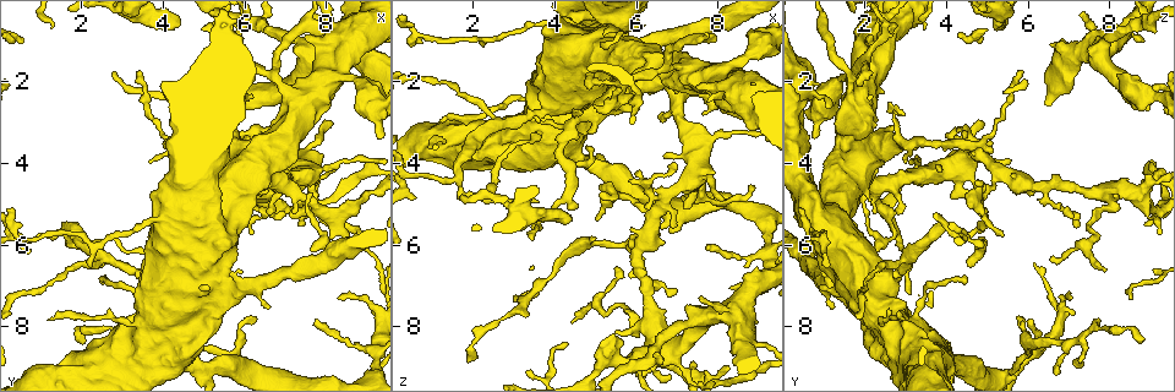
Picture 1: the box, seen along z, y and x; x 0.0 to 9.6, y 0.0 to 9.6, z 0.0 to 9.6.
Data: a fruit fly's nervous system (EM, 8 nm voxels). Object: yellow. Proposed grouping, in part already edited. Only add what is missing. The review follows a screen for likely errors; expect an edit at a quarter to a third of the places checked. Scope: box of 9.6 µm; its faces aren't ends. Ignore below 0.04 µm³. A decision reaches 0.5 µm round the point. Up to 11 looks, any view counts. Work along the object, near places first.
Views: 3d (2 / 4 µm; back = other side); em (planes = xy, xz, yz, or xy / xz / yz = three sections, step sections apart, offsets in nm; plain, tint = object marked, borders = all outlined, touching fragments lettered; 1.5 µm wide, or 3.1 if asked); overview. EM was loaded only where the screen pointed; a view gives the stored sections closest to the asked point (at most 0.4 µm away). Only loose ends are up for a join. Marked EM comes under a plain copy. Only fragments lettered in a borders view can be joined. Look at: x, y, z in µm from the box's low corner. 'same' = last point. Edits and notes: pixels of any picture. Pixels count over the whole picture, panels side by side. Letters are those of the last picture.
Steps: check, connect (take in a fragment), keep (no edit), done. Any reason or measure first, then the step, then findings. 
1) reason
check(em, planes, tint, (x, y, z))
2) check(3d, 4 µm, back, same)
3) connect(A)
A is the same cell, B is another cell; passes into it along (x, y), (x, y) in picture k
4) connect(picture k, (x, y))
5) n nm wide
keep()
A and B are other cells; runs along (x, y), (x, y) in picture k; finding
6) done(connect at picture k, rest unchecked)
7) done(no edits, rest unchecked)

branch stops here
check(3d, 4 µm, (6.20, 3.30, 1.40))

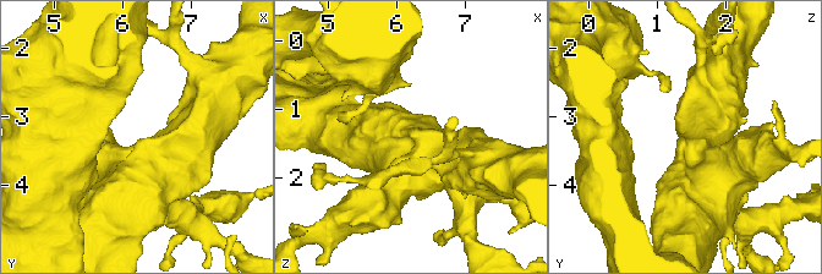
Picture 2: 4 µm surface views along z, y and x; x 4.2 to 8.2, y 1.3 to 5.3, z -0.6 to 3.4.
shape alone is not enough
check(em, xy, step 4, borders, (6.20, 3.35, 1.35))

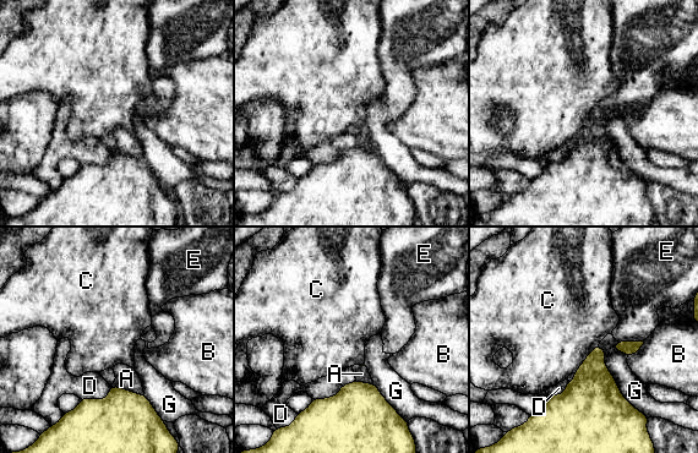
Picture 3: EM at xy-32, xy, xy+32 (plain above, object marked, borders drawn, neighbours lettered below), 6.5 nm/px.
keep()
A, B, C, D, E and G are other cells; border along (598, 344), (573, 372) in picture 3; none of them fits

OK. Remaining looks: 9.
check(em, yz, step 8, borders, (4.55, 2.75, 2.70))

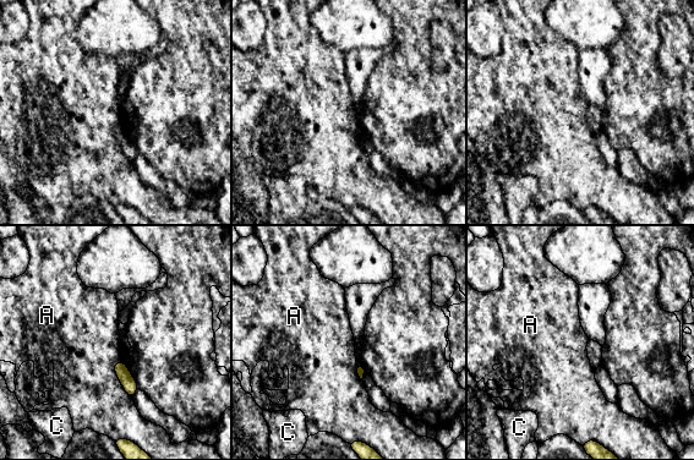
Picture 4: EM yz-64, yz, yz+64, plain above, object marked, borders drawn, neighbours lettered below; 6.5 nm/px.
another direction
check(em, planes, borders, same)

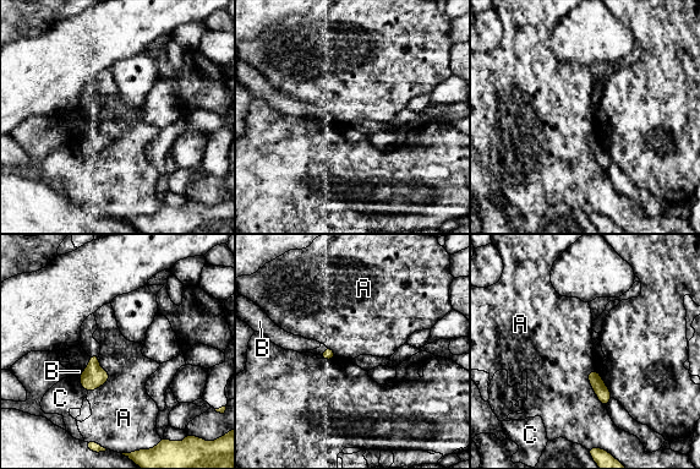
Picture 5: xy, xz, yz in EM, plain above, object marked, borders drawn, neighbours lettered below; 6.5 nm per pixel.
keep()
A, B and C are other cells; border along (99, 356), (109, 377), (88, 392) in picture 5; none of them fits

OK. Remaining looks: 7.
branch stops here
check(em, planes, borders, (6.60, 5.25, 2.80))

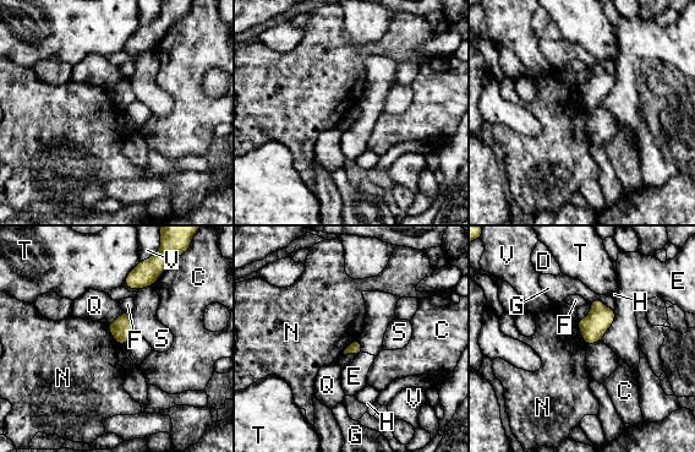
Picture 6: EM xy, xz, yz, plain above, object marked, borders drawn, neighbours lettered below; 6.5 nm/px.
keep()
C, D, E, F, G, H, N, Q, S, T and V are other cells; no lettered fragment goes on from it

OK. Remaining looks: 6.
check(em, planes, borders, (6.95, 3.35, 4.10))

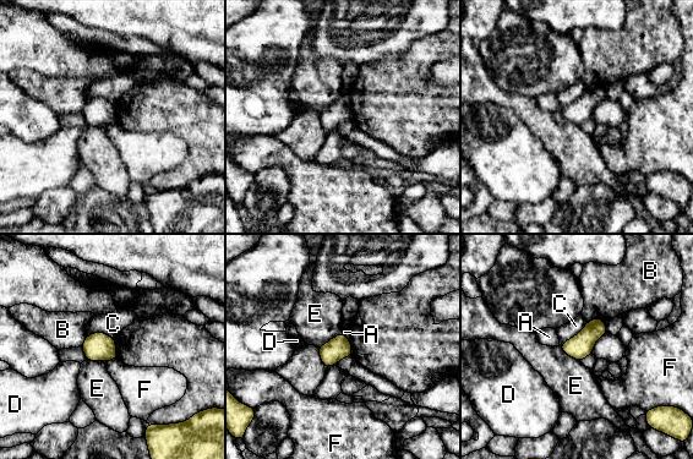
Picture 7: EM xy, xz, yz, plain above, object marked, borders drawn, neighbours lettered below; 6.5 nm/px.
C touches over 240 nm
keep()
A, B, C, D, E and F are other cells; border along (116, 358), (108, 361) in picture 7; no lettered fragment goes on from it

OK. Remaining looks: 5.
branch stops here
check(3d, 2 µm, (7.95, 0.80, 1.05))

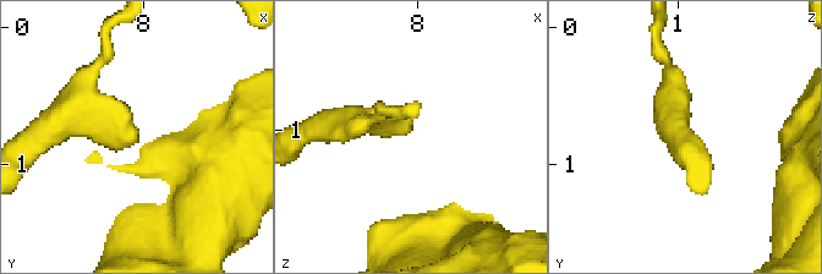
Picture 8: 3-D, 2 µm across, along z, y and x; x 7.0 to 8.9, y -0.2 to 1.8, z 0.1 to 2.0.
check(em, xy, step 4, borders, (7.94, 0.84, 1.00))

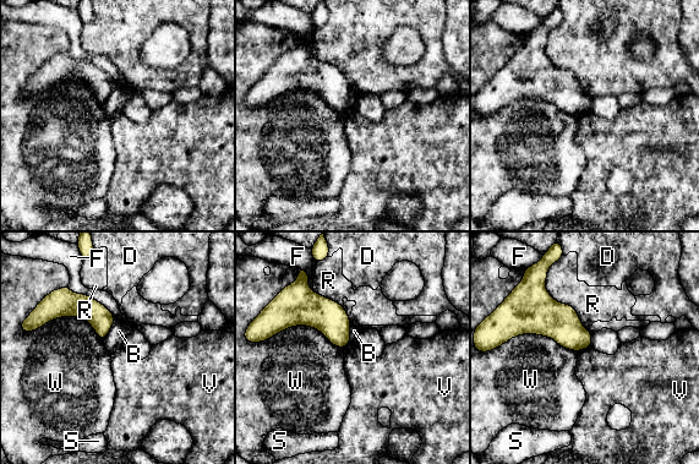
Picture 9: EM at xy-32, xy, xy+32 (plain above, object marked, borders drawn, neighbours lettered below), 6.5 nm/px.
keep()
B, D, F, R, S, V and W are other cells; none of them fits

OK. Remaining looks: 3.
done(no edits, rest unchecked)

